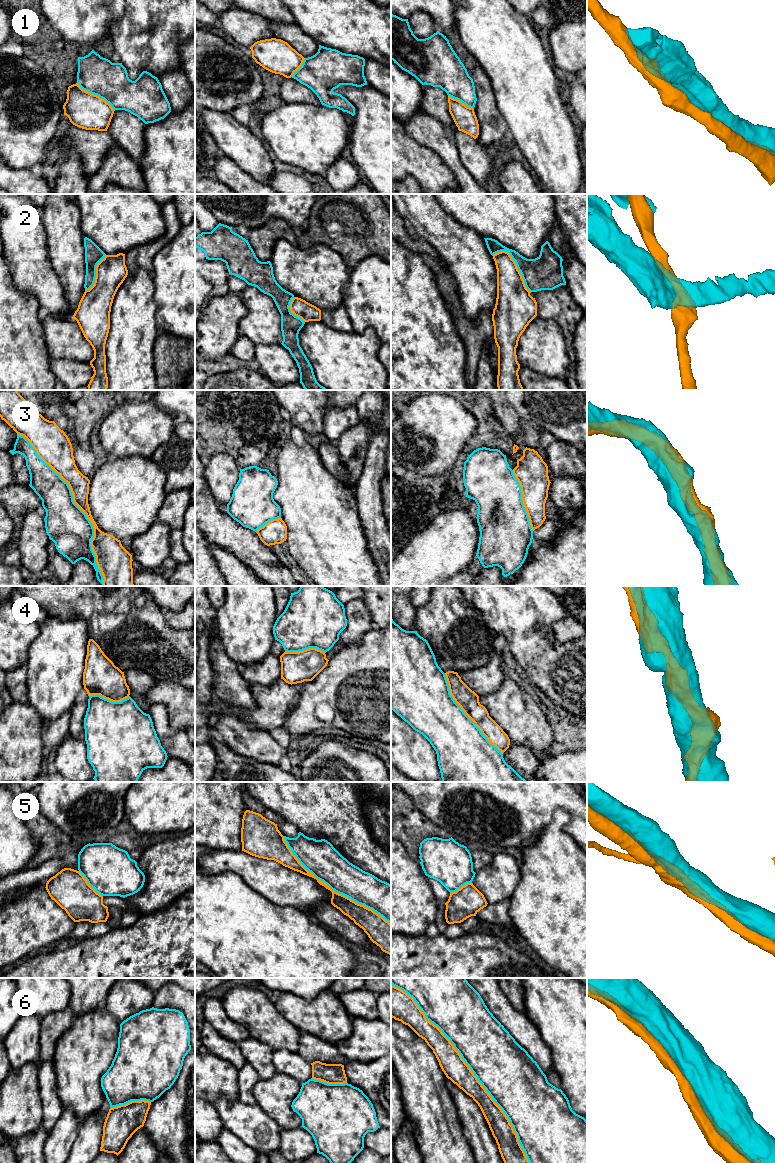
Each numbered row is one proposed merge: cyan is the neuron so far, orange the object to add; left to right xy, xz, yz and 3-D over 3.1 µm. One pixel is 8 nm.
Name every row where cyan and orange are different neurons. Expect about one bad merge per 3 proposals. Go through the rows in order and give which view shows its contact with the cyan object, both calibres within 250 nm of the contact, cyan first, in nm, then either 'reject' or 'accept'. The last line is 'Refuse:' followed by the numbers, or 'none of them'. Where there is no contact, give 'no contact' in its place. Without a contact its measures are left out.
1: meets cyan in xy; 300 nm thick on the cyan side, 280 nm on the other; reject
2: meets cyan in yz; 280 nm thick on the cyan side, 260 nm on the other; reject
3: meets cyan in xy; 340 nm thick on the cyan side, 160 nm on the other; accept
4: meets cyan in yz; 400 nm thick on the cyan side, 170 nm on the other; accept
5: meets cyan in xz; 280 nm thick on the cyan side, 140 nm on the other; accept
6: meets cyan in yz; 440 nm thick on the cyan side, 190 nm on the other; accept
Refuse: 1, 2

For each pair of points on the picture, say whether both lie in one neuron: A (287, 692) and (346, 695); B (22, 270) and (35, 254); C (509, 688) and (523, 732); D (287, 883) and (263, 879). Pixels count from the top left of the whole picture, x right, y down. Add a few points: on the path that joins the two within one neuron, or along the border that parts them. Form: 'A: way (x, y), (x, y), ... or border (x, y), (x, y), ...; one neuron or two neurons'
A: way (302, 692), (331, 692); one neuron
B: way (26, 266), (31, 258); one neuron
C: way (503, 699), (503, 712), (512, 721); one neuron
D: way (281, 883), (269, 879); one neuron

